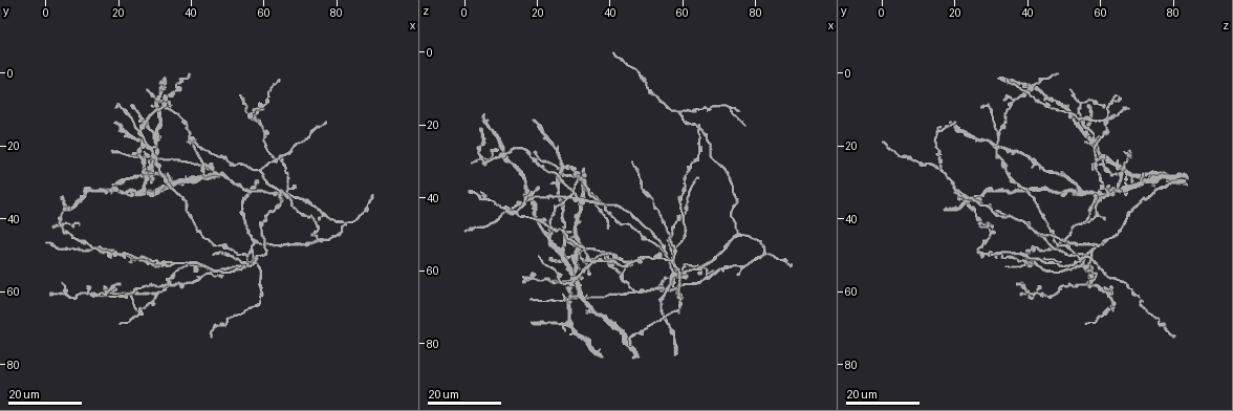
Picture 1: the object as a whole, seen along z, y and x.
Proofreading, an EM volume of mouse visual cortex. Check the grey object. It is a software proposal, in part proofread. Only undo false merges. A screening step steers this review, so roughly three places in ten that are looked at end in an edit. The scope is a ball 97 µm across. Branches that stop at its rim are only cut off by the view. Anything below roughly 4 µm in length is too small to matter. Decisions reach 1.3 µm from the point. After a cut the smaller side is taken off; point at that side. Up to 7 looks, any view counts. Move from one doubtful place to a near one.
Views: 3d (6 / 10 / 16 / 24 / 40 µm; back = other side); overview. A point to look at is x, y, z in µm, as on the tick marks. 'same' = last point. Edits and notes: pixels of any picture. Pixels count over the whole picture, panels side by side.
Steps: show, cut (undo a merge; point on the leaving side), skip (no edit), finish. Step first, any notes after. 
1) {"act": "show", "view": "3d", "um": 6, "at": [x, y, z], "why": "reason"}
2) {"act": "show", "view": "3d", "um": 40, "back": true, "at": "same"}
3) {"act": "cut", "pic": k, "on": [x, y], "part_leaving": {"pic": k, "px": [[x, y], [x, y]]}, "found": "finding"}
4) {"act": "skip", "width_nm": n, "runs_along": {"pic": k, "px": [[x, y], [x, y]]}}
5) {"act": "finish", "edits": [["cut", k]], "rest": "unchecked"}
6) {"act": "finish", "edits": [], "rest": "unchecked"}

{"act": "show", "view": "3d", "um": 16, "at": [34.5, 58.5, 57.5], "why": "a fork"}

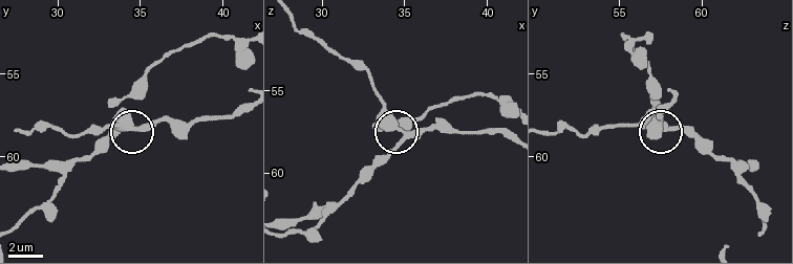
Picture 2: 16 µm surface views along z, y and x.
{"act": "show", "view": "3d", "um": 6, "at": [35.0, 58.4, 57.8], "why": "zoom in"}

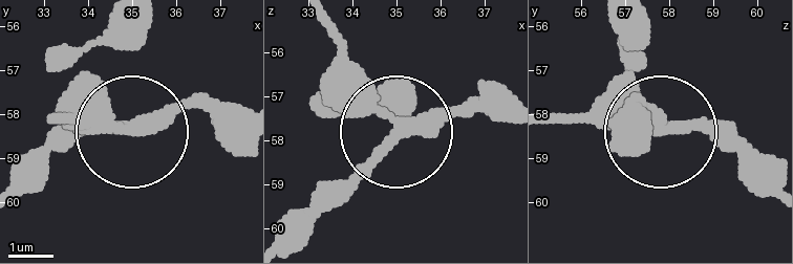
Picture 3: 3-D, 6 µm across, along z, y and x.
{"act": "skip", "side_arm_um": 27, "found": "continuous, no second cell"}

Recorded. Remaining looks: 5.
{"act": "show", "view": "3d", "um": 16, "at": [57.0, 50.5, 57.5], "why": "four or more arms meet"}

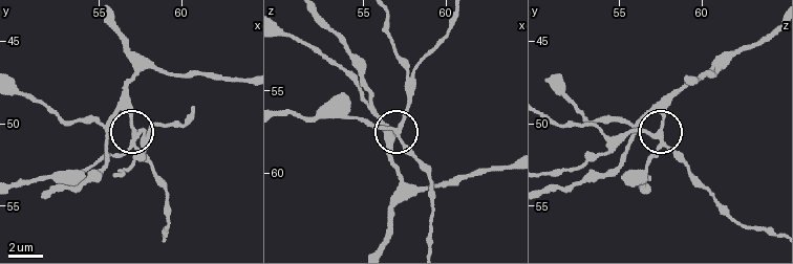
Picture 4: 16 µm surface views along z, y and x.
{"act": "show", "view": "3d", "um": 10, "at": [57.3, 50.7, 57.2]}

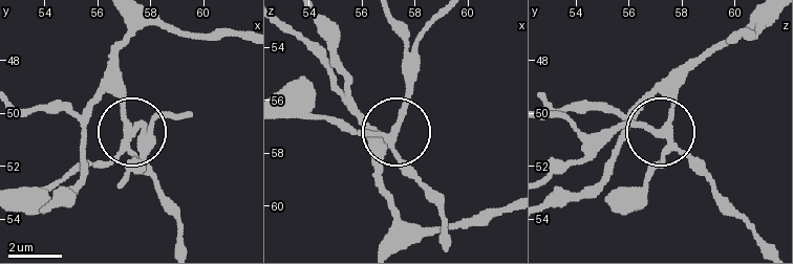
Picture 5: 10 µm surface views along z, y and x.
{"act": "skip", "side_arm_um": 72, "found": "all the same cell"}

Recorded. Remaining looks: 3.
{"act": "show", "view": "3d", "um": 24, "at": [65.5, 33.0, 21.5]}

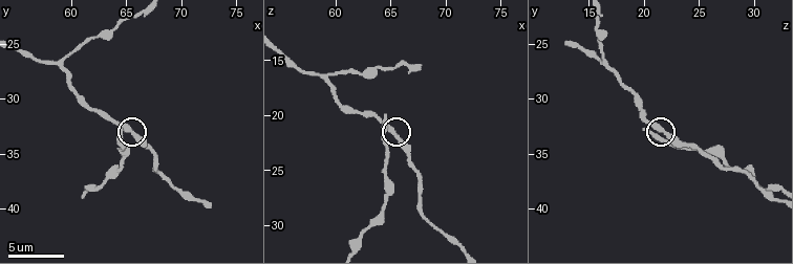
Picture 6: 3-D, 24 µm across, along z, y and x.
{"act": "show", "view": "3d", "um": 10, "at": [65.0, 32.4, 21.2]}

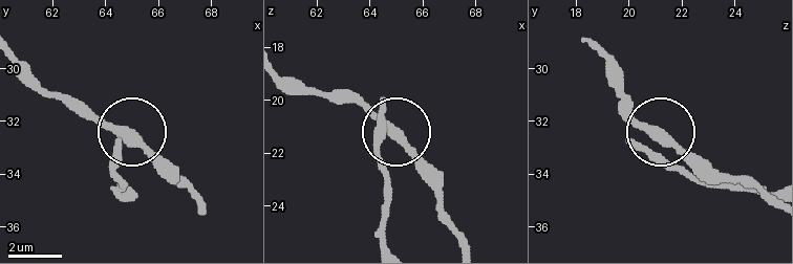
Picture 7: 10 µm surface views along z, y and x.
{"act": "show", "view": "3d", "um": 6, "at": [65.0, 32.6, 21.2], "why": "closer look"}

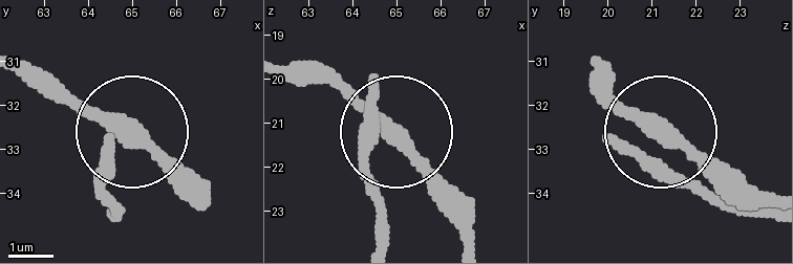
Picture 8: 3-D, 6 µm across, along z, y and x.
{"act": "skip", "runs_along": {"pic": 8, "px": [[770, 216], [690, 190], [661, 156], [661, 137], [732, 197]]}, "found": "one cell here"}

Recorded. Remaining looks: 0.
{"act": "finish", "edits": [], "rest": "unchecked"}

